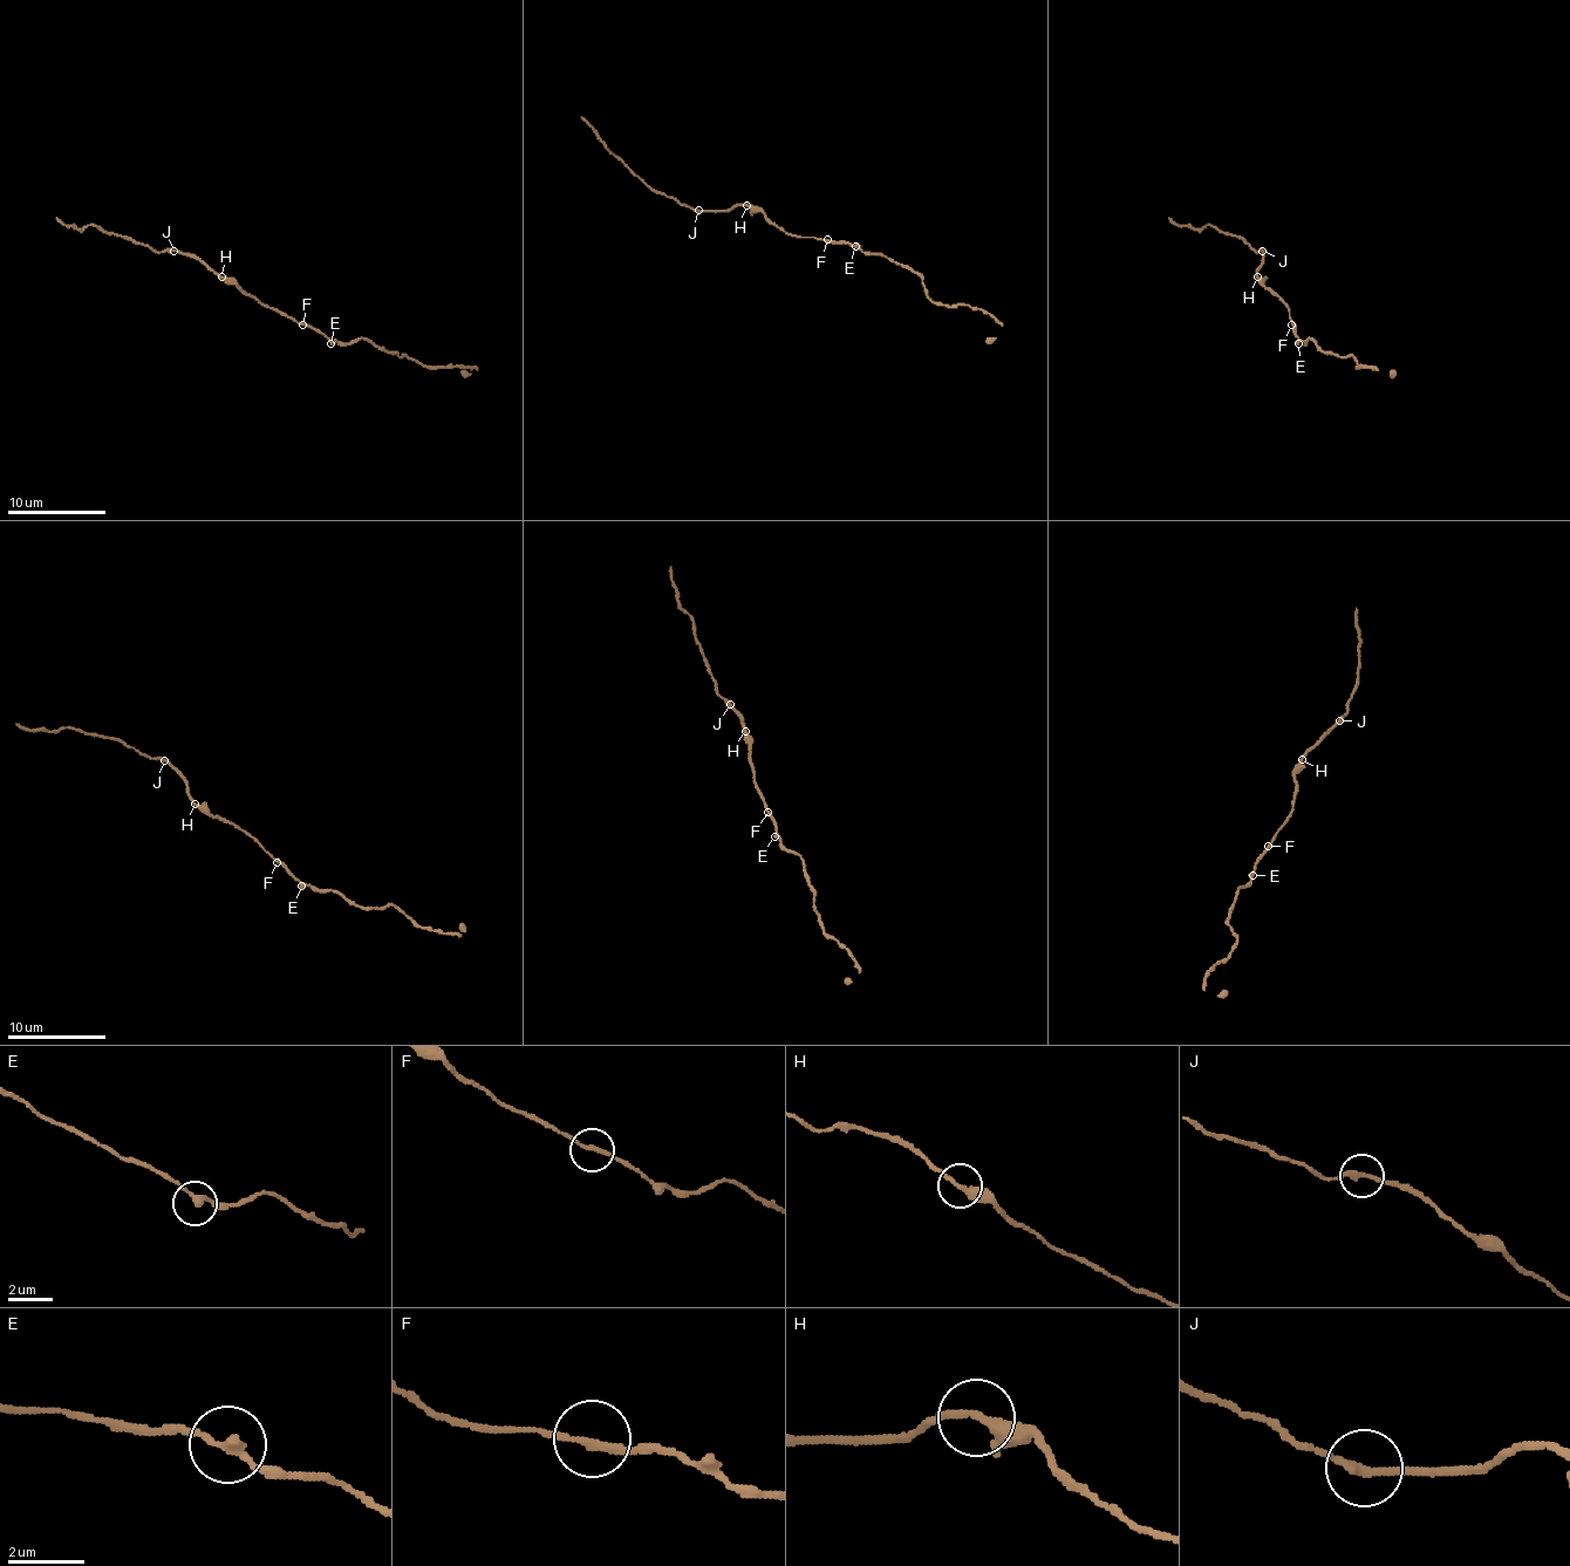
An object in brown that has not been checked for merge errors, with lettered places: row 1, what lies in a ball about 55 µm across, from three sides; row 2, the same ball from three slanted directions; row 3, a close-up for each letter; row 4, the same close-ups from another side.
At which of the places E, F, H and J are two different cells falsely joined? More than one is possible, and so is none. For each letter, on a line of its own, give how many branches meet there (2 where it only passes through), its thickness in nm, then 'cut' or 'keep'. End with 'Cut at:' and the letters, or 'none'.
E: branches 2; calibre 240 nm; keep
F: branches 2; calibre 190 nm; keep
H: branches 3; calibre 240 nm; keep
J: branches 2; calibre 200 nm; keep
Cut at: none

